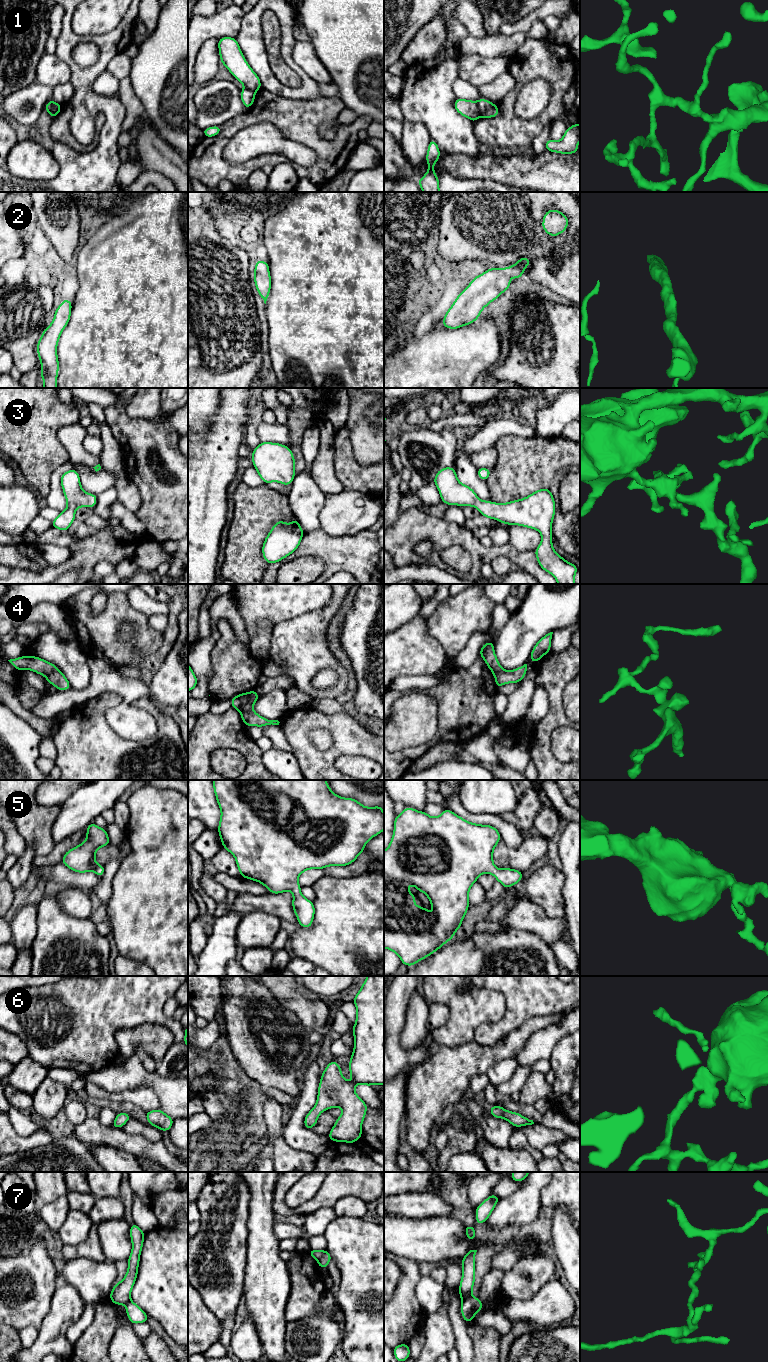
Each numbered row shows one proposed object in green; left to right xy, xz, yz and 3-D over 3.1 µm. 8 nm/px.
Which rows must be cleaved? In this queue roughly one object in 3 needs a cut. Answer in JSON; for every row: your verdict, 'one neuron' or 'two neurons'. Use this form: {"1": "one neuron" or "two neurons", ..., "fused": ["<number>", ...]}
{"1": "two neurons", "2": "one neuron", "3": "one neuron", "4": "two neurons", "5": "one neuron", "6": "one neuron", "7": "two neurons", "fused": ["1", "4", "7"]}

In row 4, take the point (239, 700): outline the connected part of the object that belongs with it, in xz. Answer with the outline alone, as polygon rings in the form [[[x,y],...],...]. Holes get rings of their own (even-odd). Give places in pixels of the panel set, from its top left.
[[[253,690],[253,691],[242,693],[235,697],[232,697],[230,699],[232,708],[239,709],[242,705],[244,705],[251,699],[256,698],[257,696],[258,696],[258,693],[256,692],[256,690]]]

